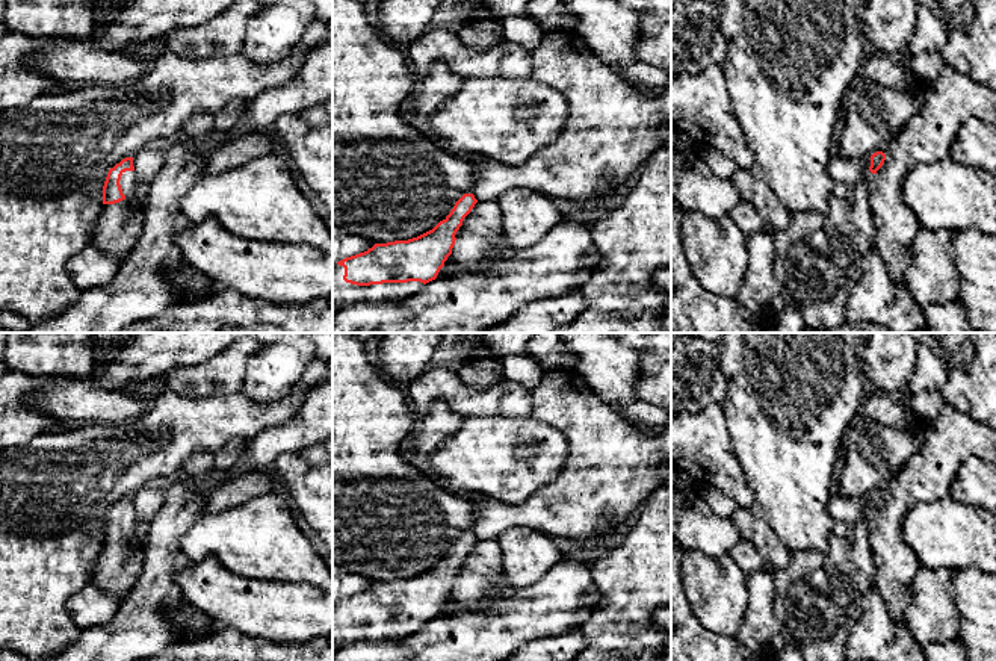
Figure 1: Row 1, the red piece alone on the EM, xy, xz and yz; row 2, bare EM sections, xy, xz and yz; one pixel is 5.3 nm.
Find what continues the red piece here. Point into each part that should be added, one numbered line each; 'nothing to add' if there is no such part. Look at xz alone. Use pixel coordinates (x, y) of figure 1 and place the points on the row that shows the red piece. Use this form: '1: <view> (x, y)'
1: xz (345, 294)

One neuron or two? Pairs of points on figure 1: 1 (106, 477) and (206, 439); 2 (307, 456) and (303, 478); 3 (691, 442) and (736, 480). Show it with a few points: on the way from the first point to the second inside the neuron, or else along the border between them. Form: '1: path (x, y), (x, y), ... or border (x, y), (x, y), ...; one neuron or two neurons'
1: path (130, 456), (182, 439); one neuron
2: border (295, 453), (316, 466); two neurons
3: path (702, 448), (726, 472); one neuron

